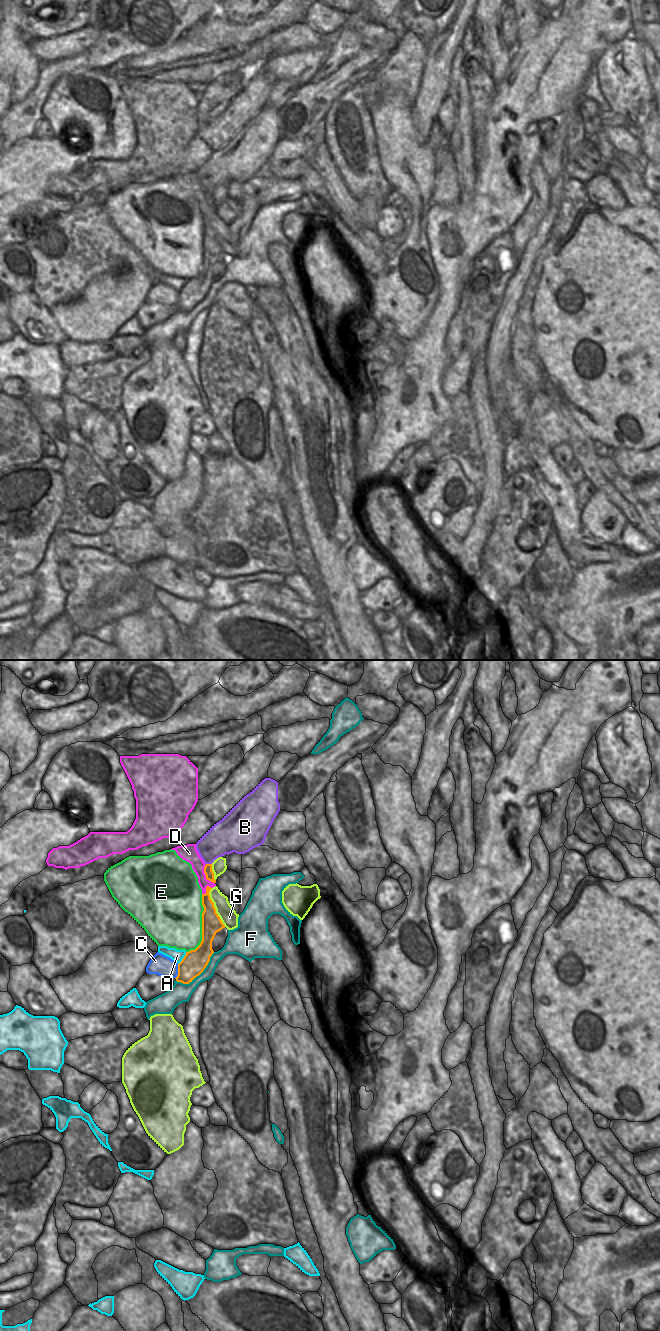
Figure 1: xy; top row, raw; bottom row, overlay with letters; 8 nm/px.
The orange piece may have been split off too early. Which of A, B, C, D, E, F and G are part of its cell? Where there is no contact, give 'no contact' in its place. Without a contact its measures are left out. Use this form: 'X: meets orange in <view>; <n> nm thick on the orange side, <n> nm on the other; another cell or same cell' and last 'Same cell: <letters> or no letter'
A: meets orange in xy; 190 nm thick on the orange side, 100 nm on the other; another cell
B: meets orange in xy; 70 nm thick on the orange side, 260 nm on the other; another cell
C: meets orange in xy; 190 nm thick on the orange side, 160 nm on the other; another cell
D: meets orange in xy; 70 nm thick on the orange side, 140 nm on the other; another cell
E: meets orange in xy; 160 nm thick on the orange side, 460 nm on the other; another cell
F: meets orange in xy; 190 nm thick on the orange side, 160 nm on the other; another cell
G: meets orange in xy; 160 nm thick on the orange side, 140 nm on the other; another cell
Same cell: no letter

